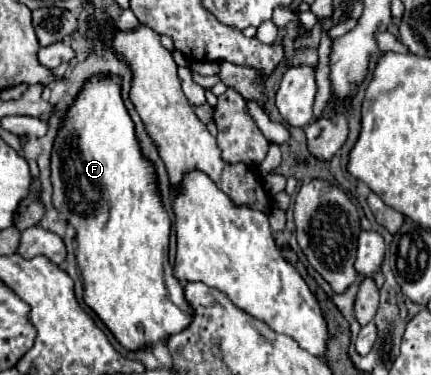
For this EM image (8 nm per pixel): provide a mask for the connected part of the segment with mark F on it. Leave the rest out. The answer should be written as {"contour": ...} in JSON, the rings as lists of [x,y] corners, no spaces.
{"contour":[[[93,75],[77,93],[61,119],[53,143],[51,183],[55,209],[67,213],[67,223],[77,231],[77,265],[83,277],[85,303],[99,315],[115,339],[125,349],[135,351],[163,341],[169,333],[183,331],[191,323],[193,311],[185,303],[183,287],[173,275],[167,257],[171,221],[161,201],[155,163],[143,155],[133,119],[121,99],[121,77]]]}

